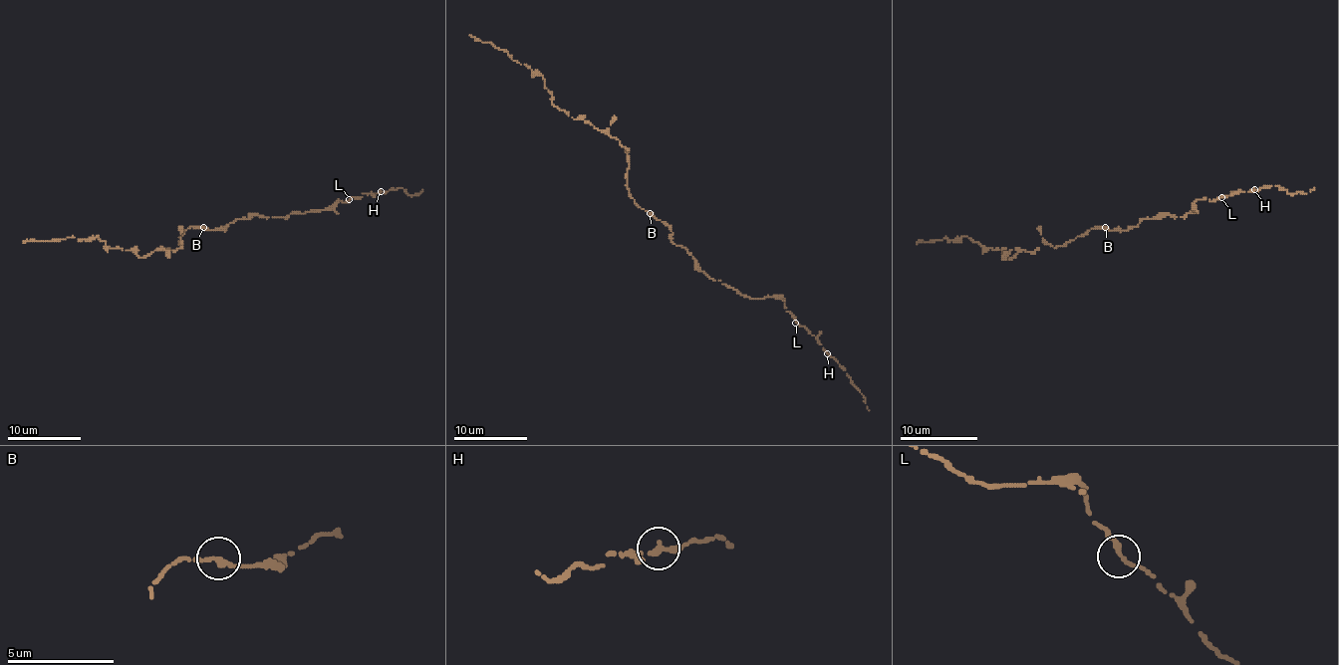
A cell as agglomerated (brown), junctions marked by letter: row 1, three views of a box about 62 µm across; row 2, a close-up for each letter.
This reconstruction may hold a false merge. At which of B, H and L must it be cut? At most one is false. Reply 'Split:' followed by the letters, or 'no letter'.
Split: no letter

